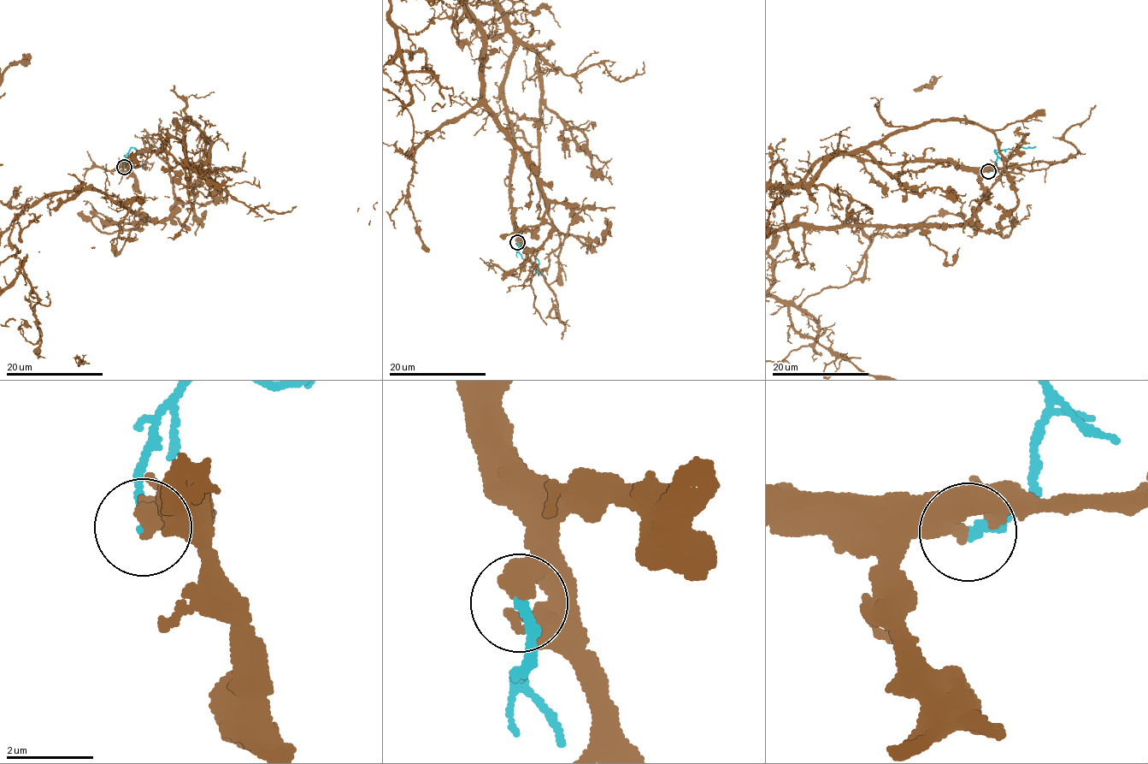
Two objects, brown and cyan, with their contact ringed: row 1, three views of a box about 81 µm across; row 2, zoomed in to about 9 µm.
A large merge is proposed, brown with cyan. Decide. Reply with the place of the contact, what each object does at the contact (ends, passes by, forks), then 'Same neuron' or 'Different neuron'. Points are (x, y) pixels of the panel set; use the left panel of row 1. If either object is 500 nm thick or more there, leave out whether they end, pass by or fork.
Place: (124, 167). Different neuron

